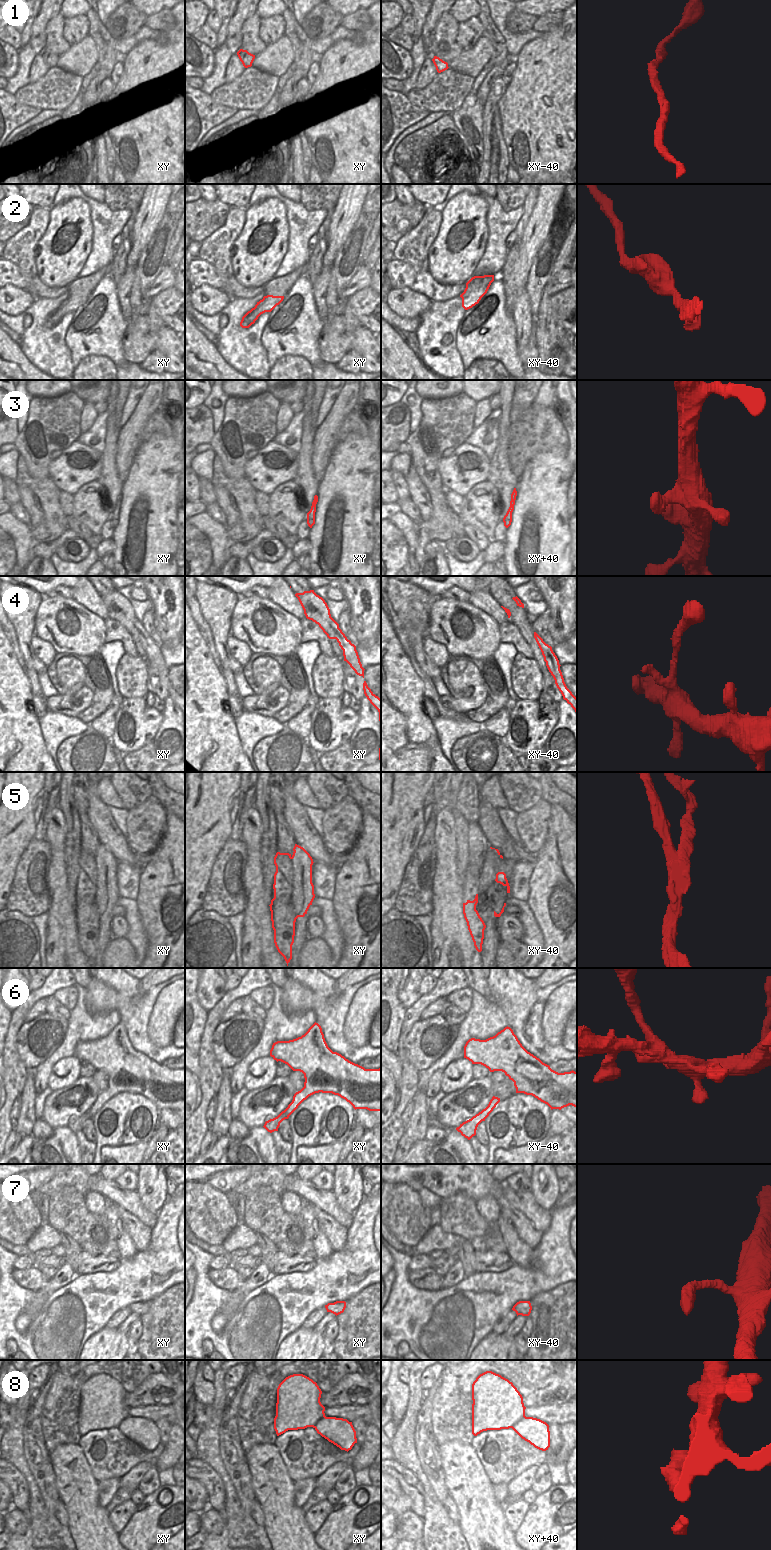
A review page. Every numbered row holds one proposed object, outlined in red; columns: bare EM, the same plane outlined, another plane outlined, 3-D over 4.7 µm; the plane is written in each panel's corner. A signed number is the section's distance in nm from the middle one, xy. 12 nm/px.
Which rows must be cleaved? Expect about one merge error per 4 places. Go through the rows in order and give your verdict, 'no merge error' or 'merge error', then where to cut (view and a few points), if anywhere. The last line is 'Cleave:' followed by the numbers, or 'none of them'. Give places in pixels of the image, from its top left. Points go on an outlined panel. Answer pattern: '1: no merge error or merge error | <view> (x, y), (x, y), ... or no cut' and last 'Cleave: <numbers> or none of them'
1: no merge error | no cut
2: no merge error | no cut
3: no merge error | no cut
4: no merge error | no cut
5: merge error | xy (306, 851), (300, 855), (293, 855)
6: no merge error | no cut
7: no merge error | no cut
8: no merge error | no cut
Cleave: 5

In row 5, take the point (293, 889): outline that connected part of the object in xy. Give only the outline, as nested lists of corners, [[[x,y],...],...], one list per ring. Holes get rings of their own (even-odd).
[[[277,852],[274,857],[274,898],[269,906],[274,943],[287,966],[292,959],[296,919],[307,914],[315,898],[313,863],[308,852],[304,855]]]

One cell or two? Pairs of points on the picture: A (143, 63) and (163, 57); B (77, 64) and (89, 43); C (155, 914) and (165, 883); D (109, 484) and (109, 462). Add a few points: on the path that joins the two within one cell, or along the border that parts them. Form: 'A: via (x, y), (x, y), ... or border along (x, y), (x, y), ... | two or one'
A: via (148, 63), (158, 62) | one
B: via (79, 59), (85, 53), (86, 48) | one
C: via (158, 906), (160, 898), (165, 891) | one
D: via (109, 479), (109, 467) | one

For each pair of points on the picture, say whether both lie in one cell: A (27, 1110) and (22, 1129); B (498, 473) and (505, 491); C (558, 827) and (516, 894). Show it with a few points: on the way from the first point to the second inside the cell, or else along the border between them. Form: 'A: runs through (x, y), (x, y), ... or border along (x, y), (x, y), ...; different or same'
A: runs through (27, 1115), (24, 1124); same
B: runs through (501, 477), (504, 480), (504, 487); same
C: border along (534, 865), (529, 880), (529, 890); different

